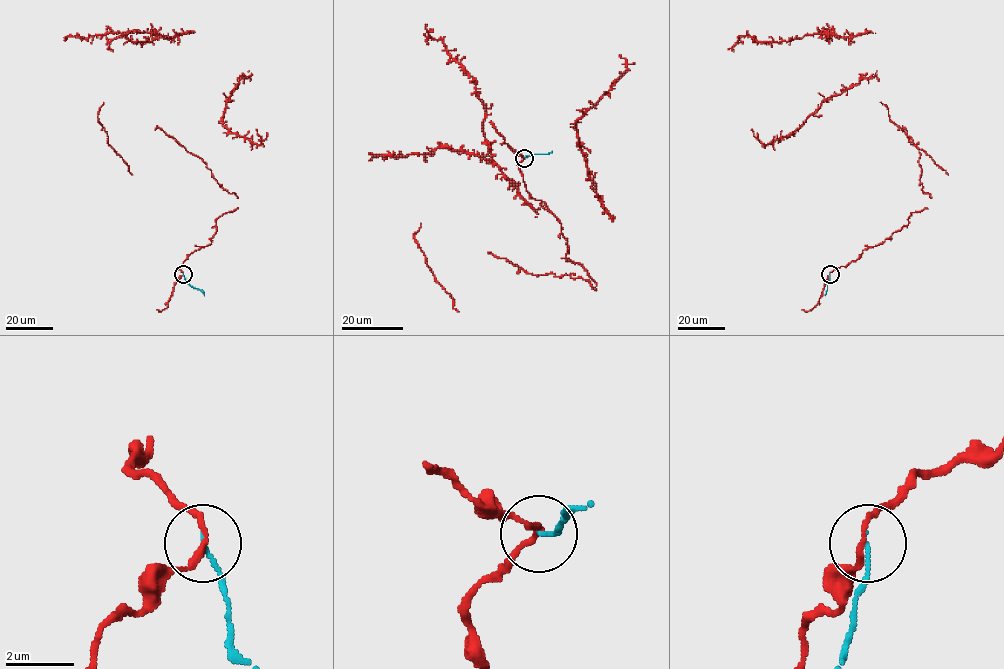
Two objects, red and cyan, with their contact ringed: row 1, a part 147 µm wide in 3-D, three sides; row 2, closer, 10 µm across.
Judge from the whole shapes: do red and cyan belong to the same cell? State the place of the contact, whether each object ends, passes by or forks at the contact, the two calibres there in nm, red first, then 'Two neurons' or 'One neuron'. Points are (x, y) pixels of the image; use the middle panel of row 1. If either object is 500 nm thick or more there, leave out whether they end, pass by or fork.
Place: (524, 158). At the ring red passes by. At the ring cyan ends. Thickness 160 nm (red) against 100 nm. Two neurons

